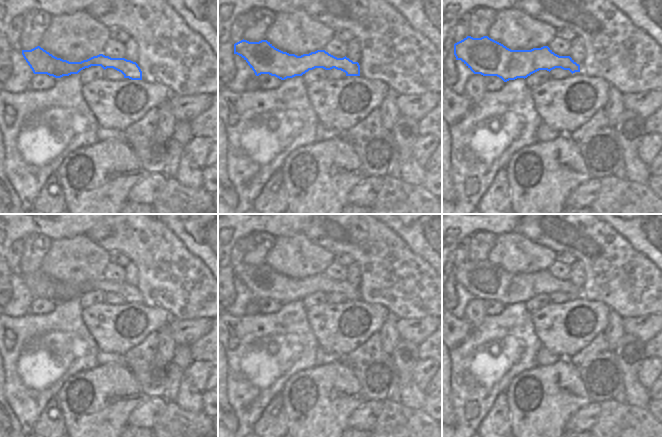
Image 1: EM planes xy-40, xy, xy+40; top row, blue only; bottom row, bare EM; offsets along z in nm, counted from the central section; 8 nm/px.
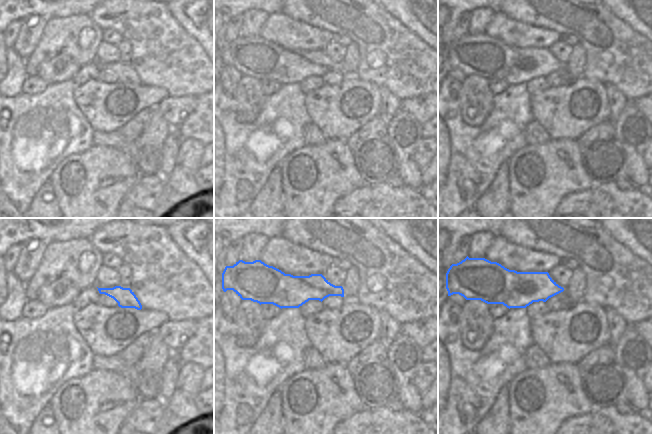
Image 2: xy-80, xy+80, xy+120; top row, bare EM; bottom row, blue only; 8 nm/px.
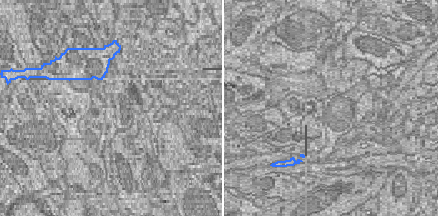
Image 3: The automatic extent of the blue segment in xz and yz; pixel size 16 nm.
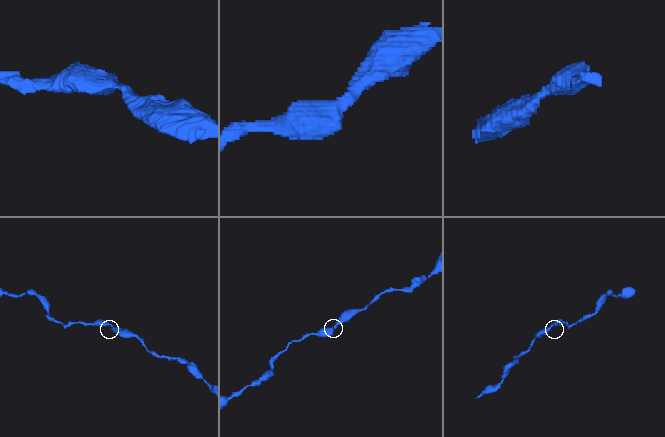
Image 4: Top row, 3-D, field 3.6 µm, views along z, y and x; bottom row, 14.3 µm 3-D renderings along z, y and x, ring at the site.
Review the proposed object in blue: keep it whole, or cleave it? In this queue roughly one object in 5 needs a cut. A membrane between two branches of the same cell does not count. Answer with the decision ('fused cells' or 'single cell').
single cell

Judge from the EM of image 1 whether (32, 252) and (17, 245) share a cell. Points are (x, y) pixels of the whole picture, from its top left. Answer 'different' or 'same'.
different

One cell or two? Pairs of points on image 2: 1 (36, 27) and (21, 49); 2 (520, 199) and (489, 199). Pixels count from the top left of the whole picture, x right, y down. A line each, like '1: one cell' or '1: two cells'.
1: one cell
2: two cells

